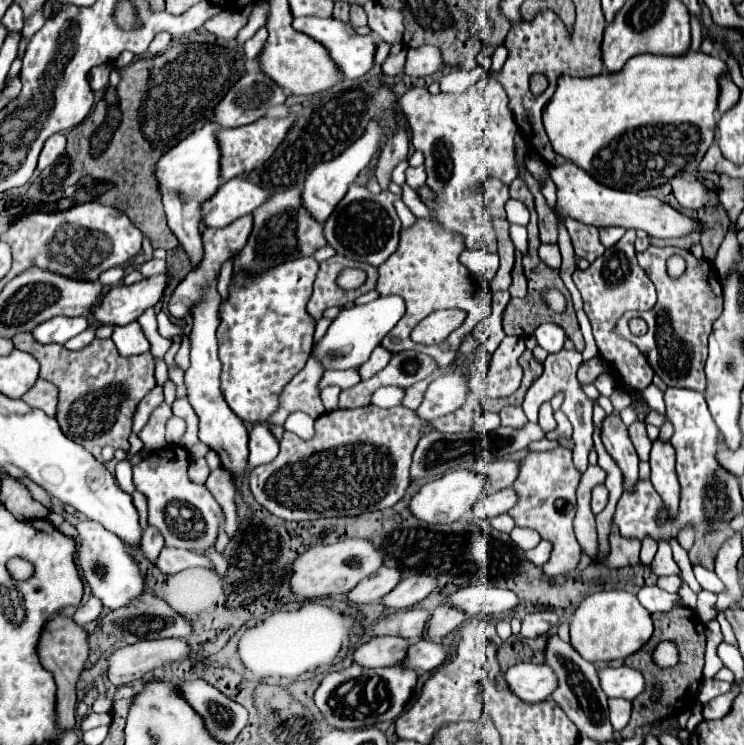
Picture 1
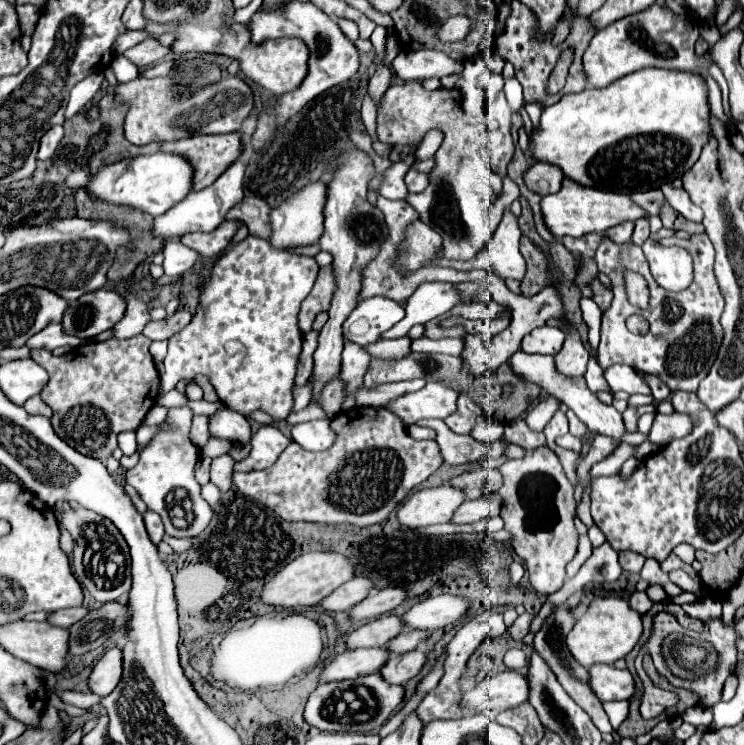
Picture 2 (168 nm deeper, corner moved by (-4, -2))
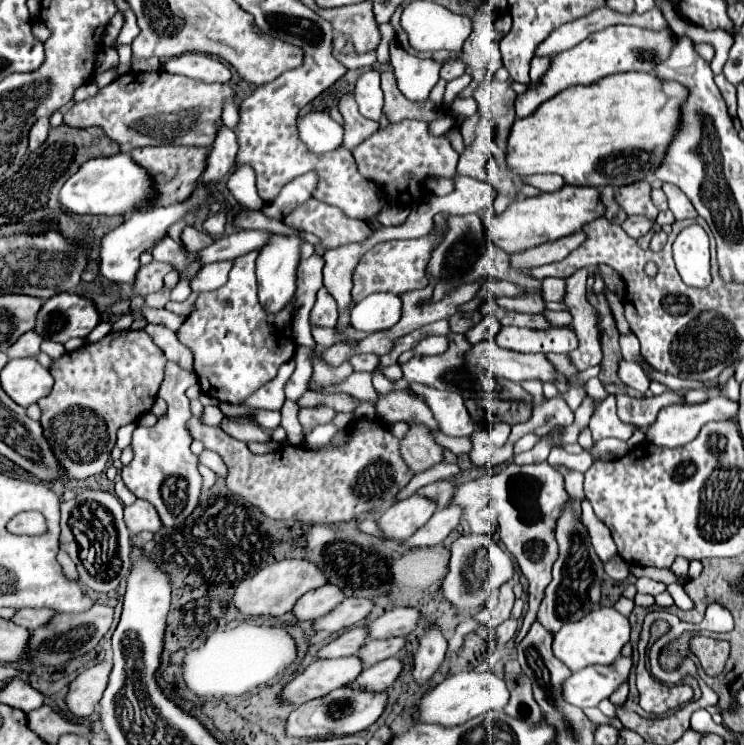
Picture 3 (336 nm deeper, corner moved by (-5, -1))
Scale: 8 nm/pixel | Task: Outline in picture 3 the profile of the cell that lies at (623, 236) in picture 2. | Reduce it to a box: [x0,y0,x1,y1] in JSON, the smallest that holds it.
[622,215,654,239]

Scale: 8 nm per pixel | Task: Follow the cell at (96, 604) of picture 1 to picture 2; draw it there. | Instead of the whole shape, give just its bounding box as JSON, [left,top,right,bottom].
[49,606,89,628]

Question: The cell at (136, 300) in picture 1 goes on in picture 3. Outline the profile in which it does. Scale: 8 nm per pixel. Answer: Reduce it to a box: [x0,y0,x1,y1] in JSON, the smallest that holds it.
[34,293,100,343]

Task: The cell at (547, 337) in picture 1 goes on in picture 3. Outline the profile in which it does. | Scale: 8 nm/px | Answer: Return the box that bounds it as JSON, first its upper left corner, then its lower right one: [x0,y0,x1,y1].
[494,327,578,353]

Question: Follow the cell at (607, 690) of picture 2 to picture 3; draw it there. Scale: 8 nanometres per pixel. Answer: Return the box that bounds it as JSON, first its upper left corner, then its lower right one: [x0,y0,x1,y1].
[562,656,632,709]

